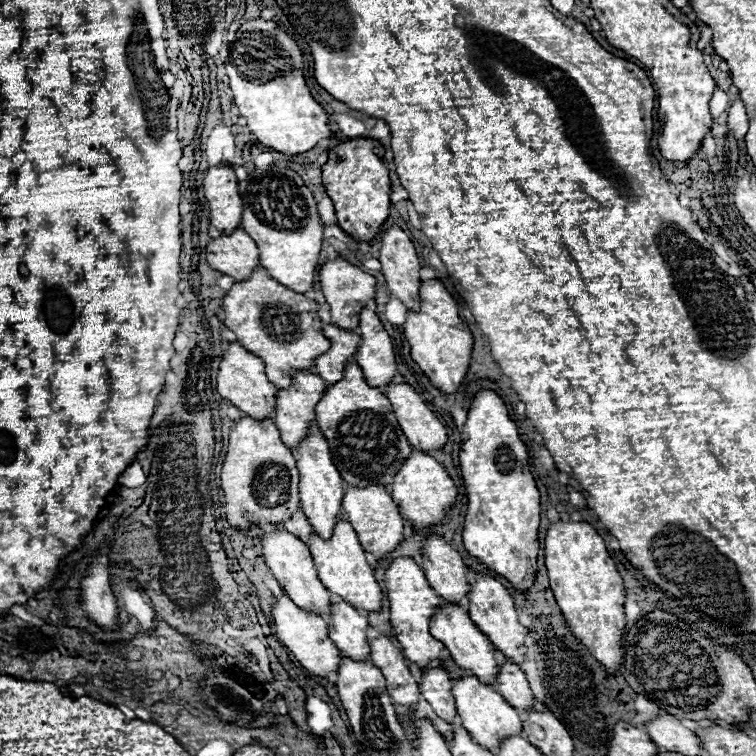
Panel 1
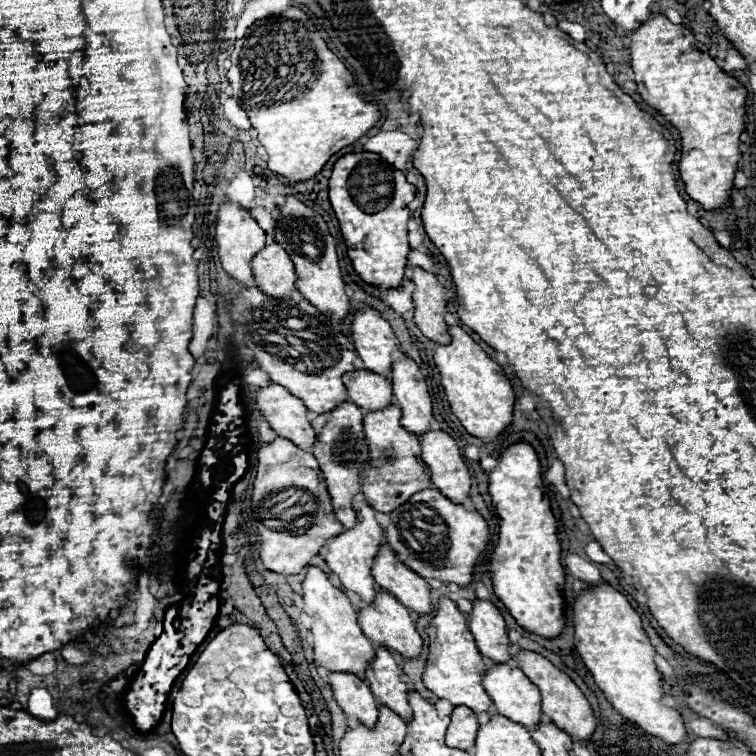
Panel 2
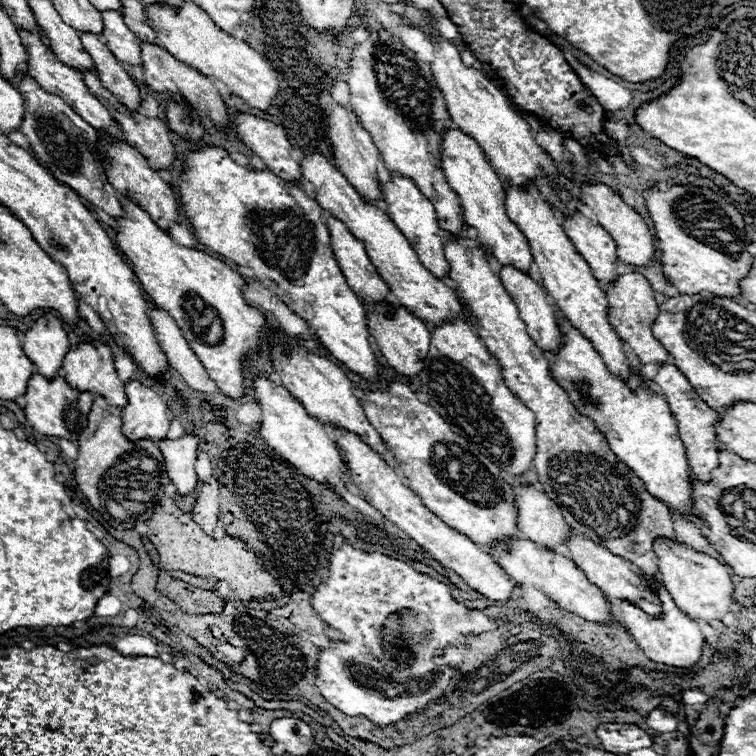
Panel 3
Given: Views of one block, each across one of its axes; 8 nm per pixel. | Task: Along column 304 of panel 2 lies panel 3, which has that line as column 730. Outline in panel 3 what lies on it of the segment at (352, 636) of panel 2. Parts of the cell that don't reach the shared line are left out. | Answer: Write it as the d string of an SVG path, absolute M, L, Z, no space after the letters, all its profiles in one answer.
M656 540L654 542L654 552L658 556L658 568L662 574L662 582L668 588L672 600L682 612L688 612L694 620L722 620L728 612L732 612L732 602L734 598L734 582L730 580L730 568L726 564L720 564L716 558L694 552L692 548L680 544L680 542L670 542L670 540Z

